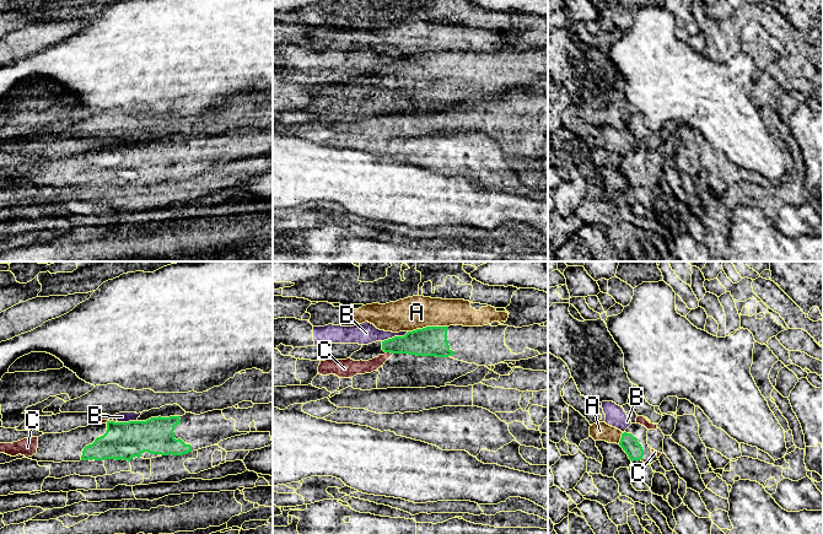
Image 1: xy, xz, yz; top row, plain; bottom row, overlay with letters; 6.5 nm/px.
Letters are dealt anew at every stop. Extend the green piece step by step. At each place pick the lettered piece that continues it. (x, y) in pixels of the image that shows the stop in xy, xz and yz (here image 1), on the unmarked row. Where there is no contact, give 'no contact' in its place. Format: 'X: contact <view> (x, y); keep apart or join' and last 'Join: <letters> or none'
A: contact xz (428, 52); keep apart
B: contact xz (394, 61); keep apart
C: contact xz (390, 76); join
Join: C

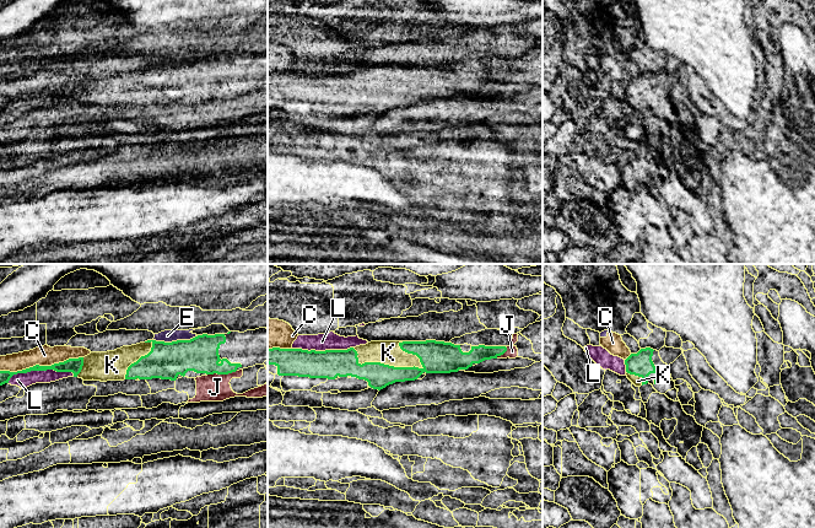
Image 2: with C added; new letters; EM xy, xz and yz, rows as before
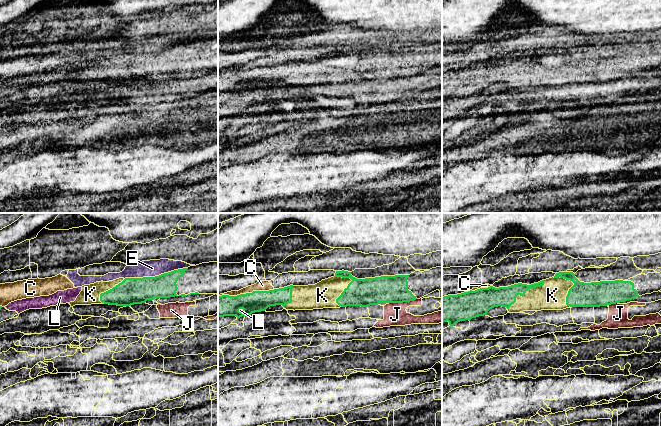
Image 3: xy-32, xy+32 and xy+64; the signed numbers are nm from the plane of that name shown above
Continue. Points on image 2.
C: contact xy (41, 91); keep apart
E: contact xy (177, 65); keep apart
J: contact xy (221, 98); keep apart
K: contact xz (383, 89); join
L: contact xy (39, 95); keep apart
Join: K

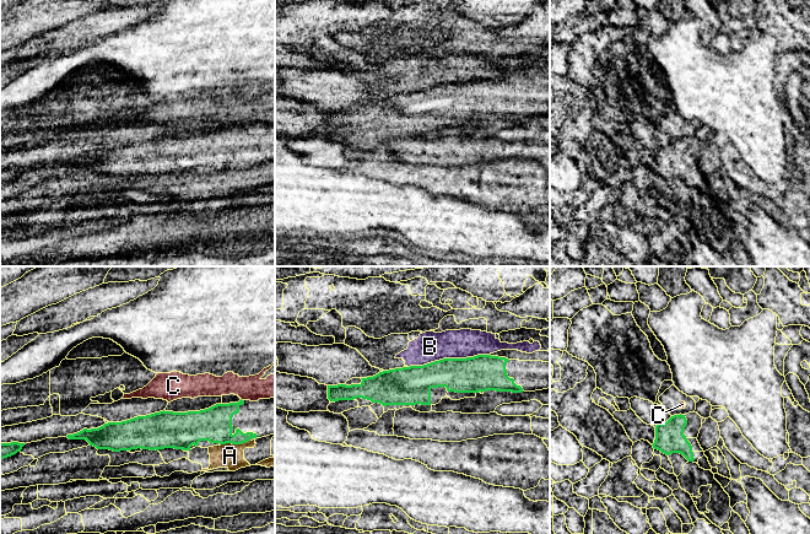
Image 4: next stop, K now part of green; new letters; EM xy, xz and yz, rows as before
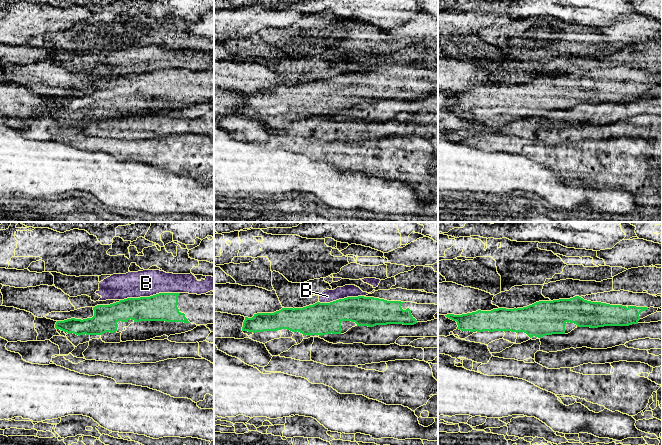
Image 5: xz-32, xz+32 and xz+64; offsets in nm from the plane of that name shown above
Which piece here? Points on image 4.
A: contact xy (235, 168); keep apart
B: contact xz (448, 84); keep apart
C: contact xy (241, 124); keep apart
Join: none

